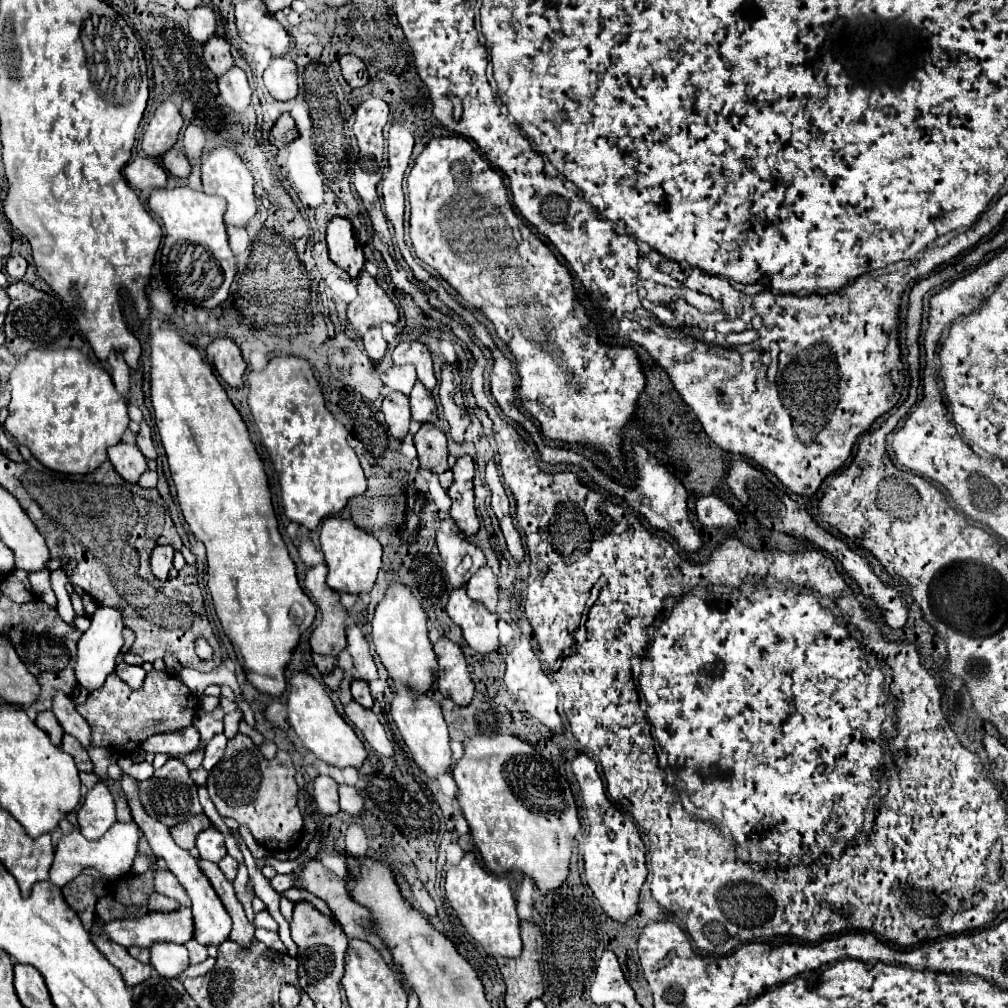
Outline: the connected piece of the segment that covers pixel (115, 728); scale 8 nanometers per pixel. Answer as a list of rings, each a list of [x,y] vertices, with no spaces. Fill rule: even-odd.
[[[152,670],[146,676],[144,688],[140,692],[128,688],[128,684],[124,684],[116,674],[110,674],[104,686],[88,694],[86,702],[78,704],[76,710],[90,724],[96,746],[112,748],[120,756],[130,756],[148,736],[190,726],[194,714],[200,710],[200,704],[198,698],[180,680],[166,672]]]

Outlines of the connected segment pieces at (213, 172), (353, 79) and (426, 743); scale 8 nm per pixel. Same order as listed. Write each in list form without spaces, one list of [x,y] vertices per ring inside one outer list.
[[[218,146],[214,150],[210,150],[204,158],[202,158],[202,184],[204,184],[204,192],[206,194],[214,194],[214,196],[222,196],[228,204],[224,220],[226,224],[232,226],[244,226],[254,214],[256,214],[256,204],[254,204],[254,178],[250,174],[250,170],[246,168],[246,164],[240,160],[240,156],[228,148],[228,146]]]
[[[344,54],[340,58],[340,68],[344,74],[344,80],[352,86],[352,88],[362,88],[368,82],[368,72],[364,62],[354,56],[354,54]]]
[[[400,686],[394,694],[394,698],[392,698],[390,716],[396,722],[396,726],[402,734],[402,740],[410,748],[410,752],[414,756],[414,762],[430,778],[436,778],[438,774],[442,774],[450,768],[452,752],[450,752],[450,746],[448,746],[448,726],[442,718],[442,710],[440,710],[440,704],[436,700],[428,698],[428,694],[422,694],[418,698],[414,698],[414,692],[408,686]]]

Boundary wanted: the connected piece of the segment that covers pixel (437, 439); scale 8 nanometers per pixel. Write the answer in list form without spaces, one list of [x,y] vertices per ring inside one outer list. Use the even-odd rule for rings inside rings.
[[[422,424],[414,434],[414,446],[418,450],[418,460],[422,468],[434,470],[440,476],[440,484],[448,488],[452,484],[452,470],[446,462],[446,434],[434,424]]]

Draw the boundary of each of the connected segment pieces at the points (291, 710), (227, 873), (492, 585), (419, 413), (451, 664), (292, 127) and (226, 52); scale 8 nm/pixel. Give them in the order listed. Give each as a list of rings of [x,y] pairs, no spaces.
[[[294,672],[290,678],[290,690],[288,690],[288,724],[302,742],[306,750],[316,754],[322,762],[344,768],[344,766],[362,766],[366,758],[366,748],[356,736],[356,732],[344,722],[344,718],[336,712],[334,702],[328,696],[328,690],[322,682],[318,682],[308,672]]]
[[[224,856],[220,860],[220,870],[224,872],[224,876],[230,881],[234,882],[237,875],[238,862],[232,856]]]
[[[482,566],[466,584],[468,588],[468,596],[472,596],[472,600],[482,602],[490,612],[496,610],[498,604],[498,586],[496,586],[496,576],[490,570],[490,566]]]
[[[416,382],[412,392],[410,392],[410,406],[412,406],[412,420],[416,422],[438,422],[438,412],[436,412],[436,402],[432,394]]]
[[[442,636],[434,644],[434,652],[438,656],[438,690],[456,704],[470,704],[474,684],[460,646]]]
[[[288,112],[283,113],[276,120],[276,124],[274,124],[272,132],[270,132],[270,142],[280,148],[280,146],[284,146],[284,144],[288,144],[288,142],[292,142],[296,138],[298,138],[298,130],[296,130],[296,124],[294,124],[292,116]]]
[[[212,36],[206,44],[204,44],[204,62],[206,66],[220,78],[224,76],[232,66],[232,54],[230,54],[230,44],[222,38],[222,36]]]

